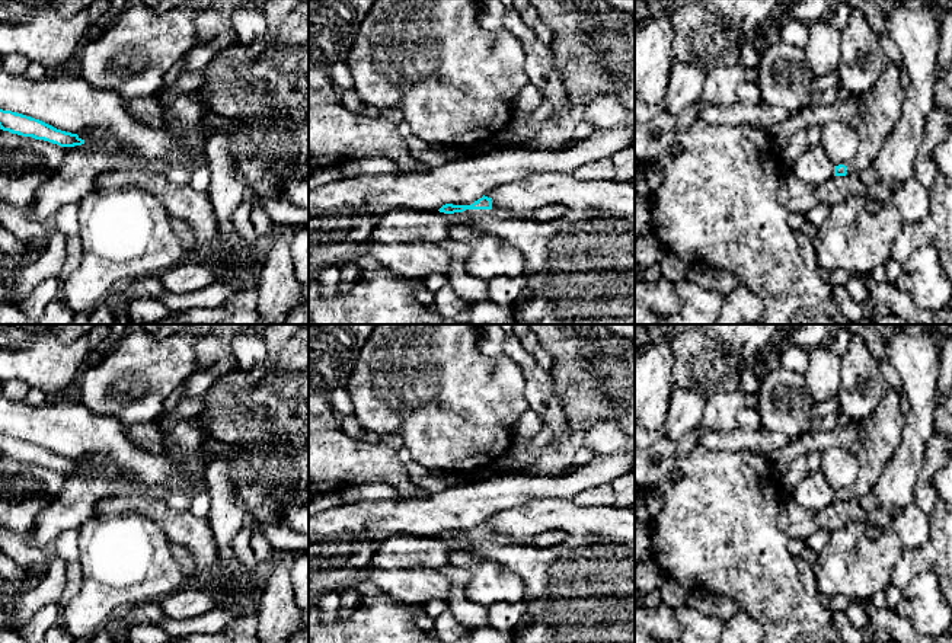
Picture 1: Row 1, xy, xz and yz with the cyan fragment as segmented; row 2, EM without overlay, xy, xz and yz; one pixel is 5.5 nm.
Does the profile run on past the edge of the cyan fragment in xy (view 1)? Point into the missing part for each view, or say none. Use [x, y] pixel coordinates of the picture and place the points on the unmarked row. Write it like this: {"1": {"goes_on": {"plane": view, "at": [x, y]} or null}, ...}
{"1": {"goes_on": null}}

